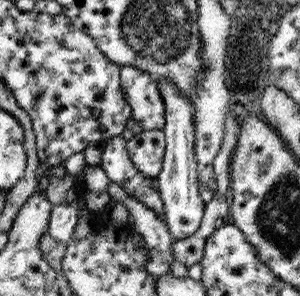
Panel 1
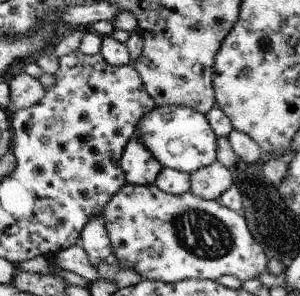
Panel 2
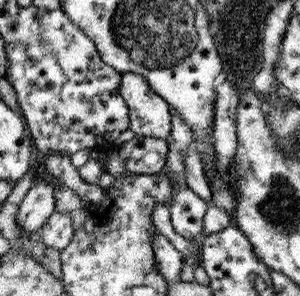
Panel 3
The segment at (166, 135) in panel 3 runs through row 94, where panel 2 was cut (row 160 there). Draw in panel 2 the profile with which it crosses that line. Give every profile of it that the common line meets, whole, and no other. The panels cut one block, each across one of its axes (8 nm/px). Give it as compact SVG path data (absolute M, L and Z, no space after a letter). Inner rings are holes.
M133 136L125 146L125 152L121 158L121 168L125 172L127 184L149 186L149 184L155 184L163 166L159 160L155 160L153 154L149 154L149 150L141 142L141 138Z

